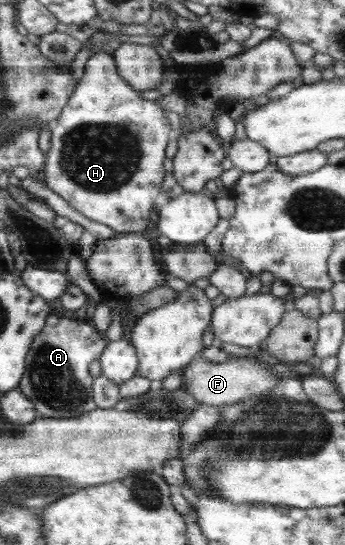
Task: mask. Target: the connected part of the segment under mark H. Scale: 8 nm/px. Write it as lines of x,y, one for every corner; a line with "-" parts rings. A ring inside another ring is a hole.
96,51
94,55
91,55
88,61
85,63
85,70
82,78
77,83
75,90
70,95
66,105
62,108
60,115
49,126
51,134
50,149
46,152
45,157
45,184
48,189
52,189
54,193
58,193
62,199
65,199
69,205
76,211
84,214
88,220
104,224
118,234
143,232
146,230
146,225
149,224
149,215
155,209
154,199
158,197
160,193
160,187
164,181
164,175
168,169
164,161
166,146
169,144
168,135
172,131
170,122
166,118
166,114
162,108
156,103
156,101
150,101
142,97
142,94
133,87
130,87
126,83
126,80
120,77
117,71
117,65
113,59
113,55
110,53
104,53
104,51

